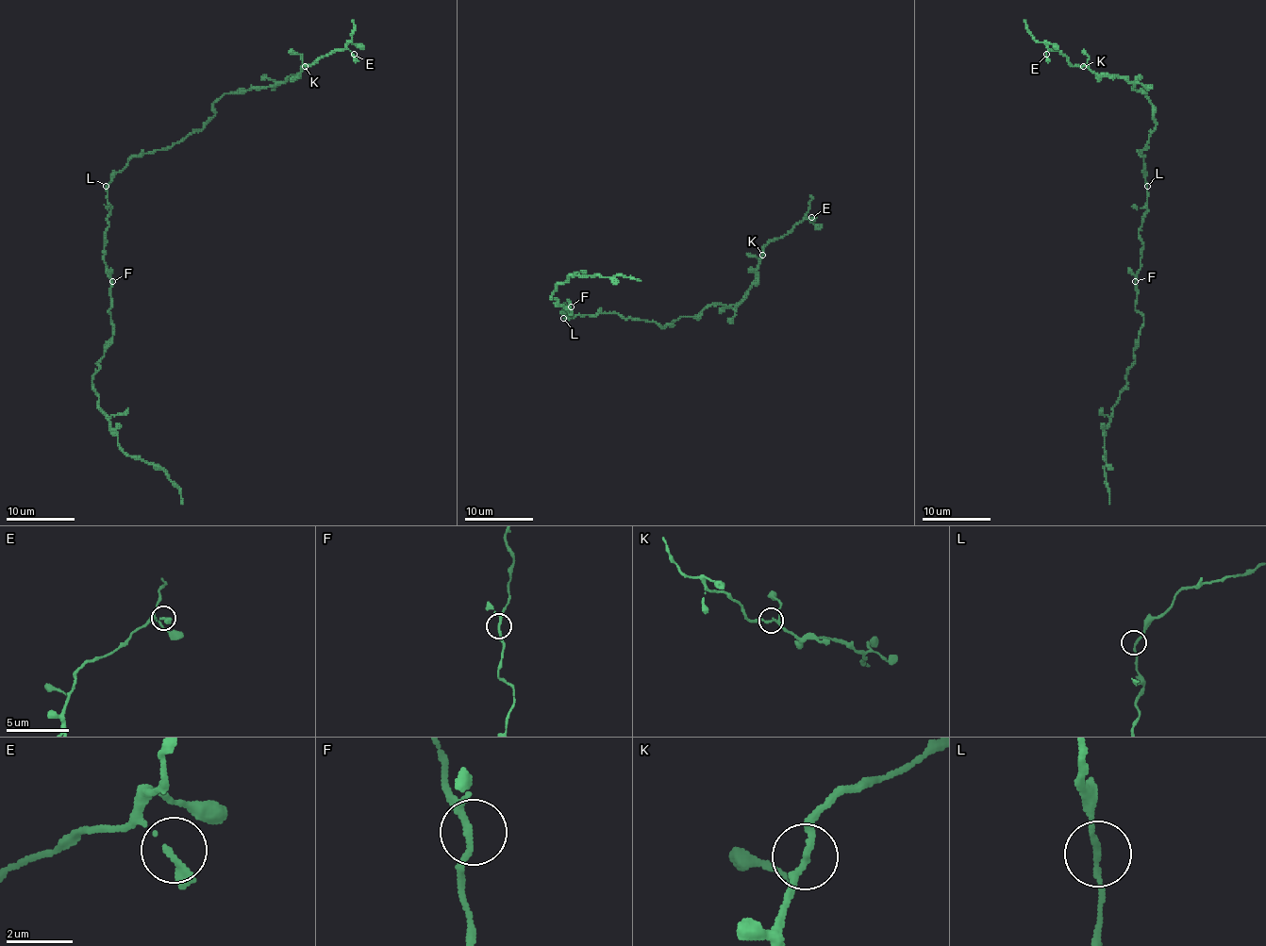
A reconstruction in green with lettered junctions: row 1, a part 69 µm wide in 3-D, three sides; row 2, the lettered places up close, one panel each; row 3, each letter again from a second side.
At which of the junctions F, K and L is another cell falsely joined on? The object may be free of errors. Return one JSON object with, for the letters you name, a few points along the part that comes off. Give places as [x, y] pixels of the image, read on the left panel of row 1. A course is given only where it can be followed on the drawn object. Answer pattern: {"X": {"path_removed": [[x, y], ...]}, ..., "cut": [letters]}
{"cut": []}

